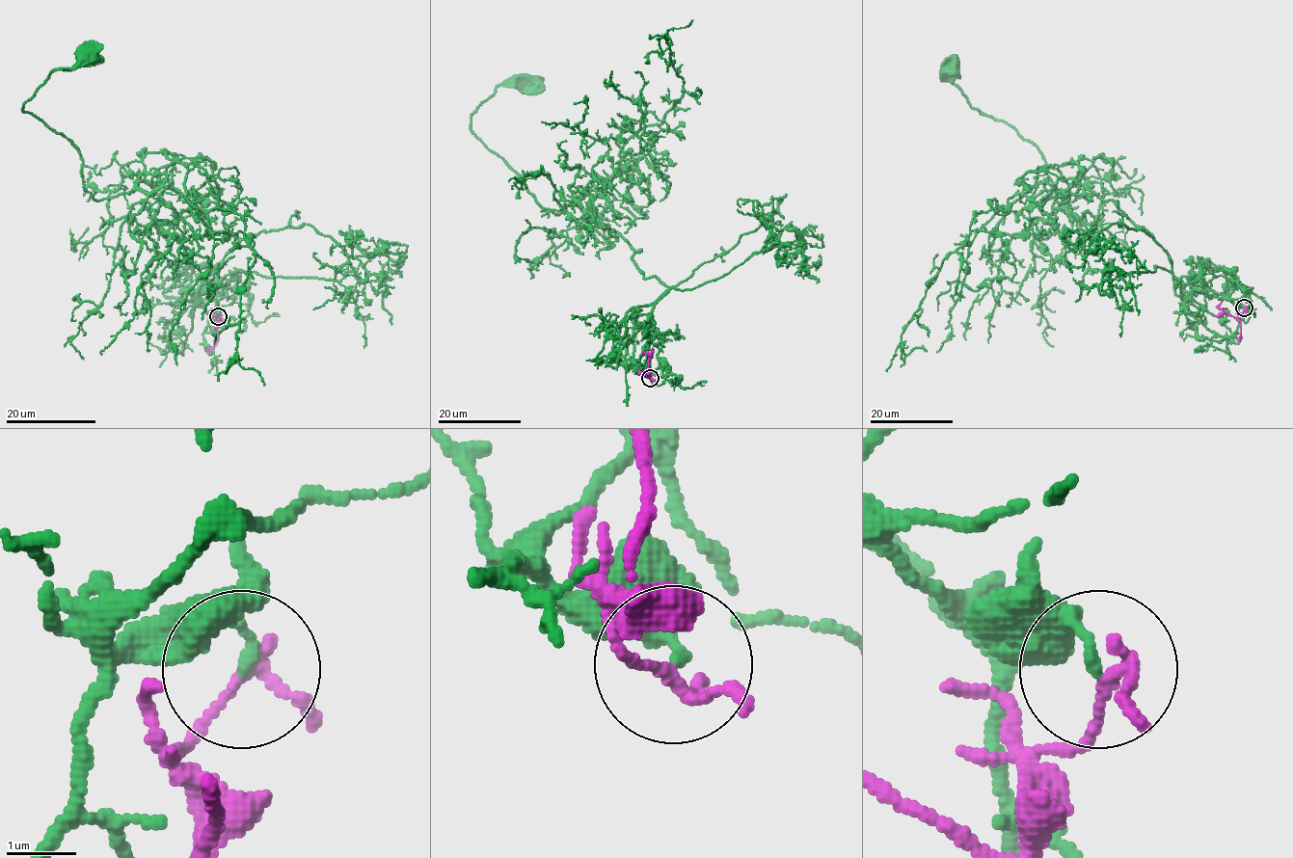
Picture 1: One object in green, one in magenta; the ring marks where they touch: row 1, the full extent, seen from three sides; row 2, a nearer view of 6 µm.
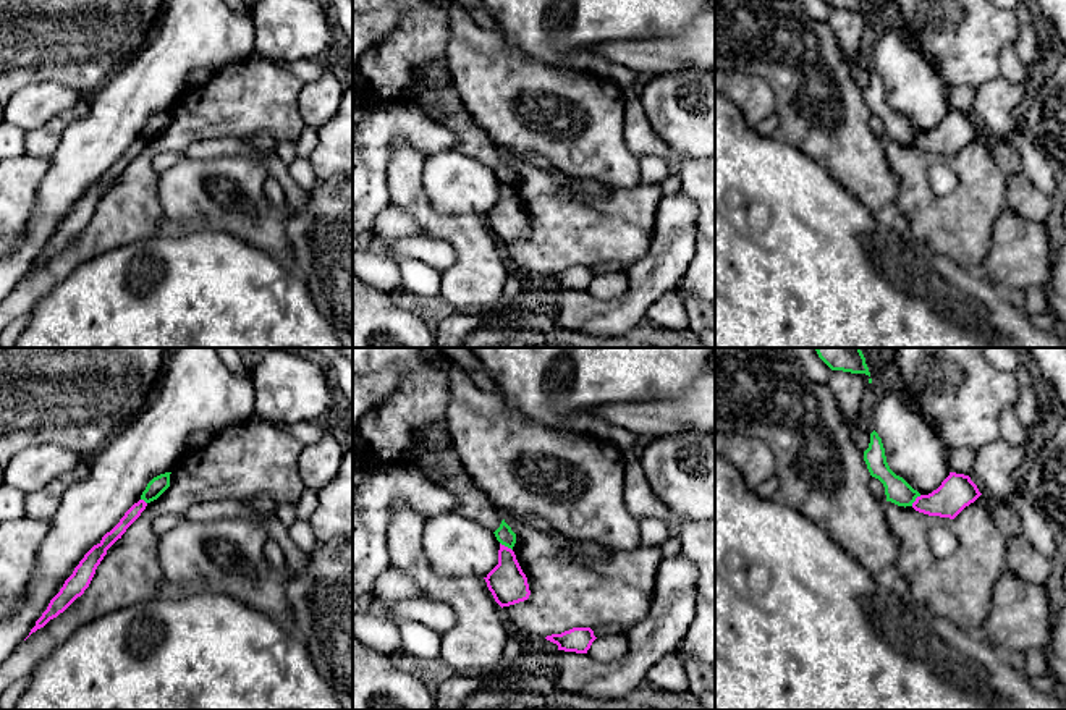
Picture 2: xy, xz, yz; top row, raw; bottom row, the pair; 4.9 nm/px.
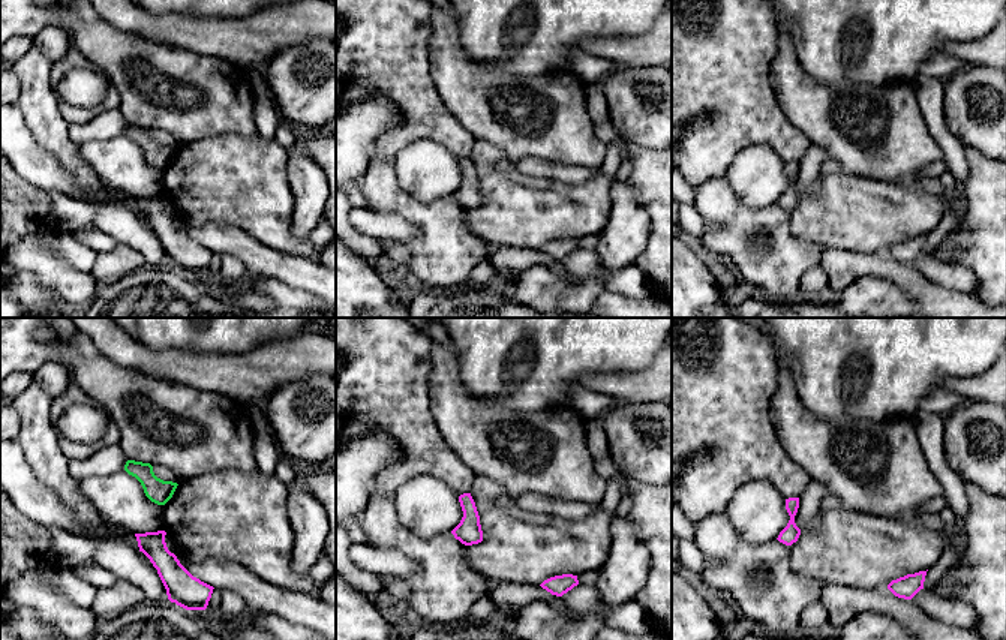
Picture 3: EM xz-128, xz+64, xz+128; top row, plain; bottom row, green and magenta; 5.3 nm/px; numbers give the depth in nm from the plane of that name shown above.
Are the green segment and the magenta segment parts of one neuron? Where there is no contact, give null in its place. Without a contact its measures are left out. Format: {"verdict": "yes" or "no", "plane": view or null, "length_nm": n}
{"verdict": "no", "plane": "xz", "length_nm": 80}

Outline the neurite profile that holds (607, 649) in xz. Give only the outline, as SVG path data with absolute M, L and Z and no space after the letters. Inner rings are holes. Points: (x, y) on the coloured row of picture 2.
M610 634L597 637L587 650L587 655L599 663L613 663L624 658L628 649L629 645L624 634Z

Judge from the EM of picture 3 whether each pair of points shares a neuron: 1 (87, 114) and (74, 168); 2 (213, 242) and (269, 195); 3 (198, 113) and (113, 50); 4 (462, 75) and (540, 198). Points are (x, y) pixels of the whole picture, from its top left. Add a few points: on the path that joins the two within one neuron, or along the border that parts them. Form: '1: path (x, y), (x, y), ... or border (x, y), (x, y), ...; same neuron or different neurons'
1: border (57, 99), (57, 108), (69, 123); different neurons
2: border (198, 224), (233, 225), (263, 245); different neurons
3: path (173, 96), (153, 77), (152, 62), (138, 53); same neuron
4: border (489, 143), (497, 146), (516, 165); different neurons

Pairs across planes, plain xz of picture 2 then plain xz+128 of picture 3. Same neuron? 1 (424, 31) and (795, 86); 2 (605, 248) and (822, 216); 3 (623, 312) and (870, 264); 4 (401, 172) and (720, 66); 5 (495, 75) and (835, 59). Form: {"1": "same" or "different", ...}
{"1": "different", "2": "same", "3": "different", "4": "different", "5": "different"}

